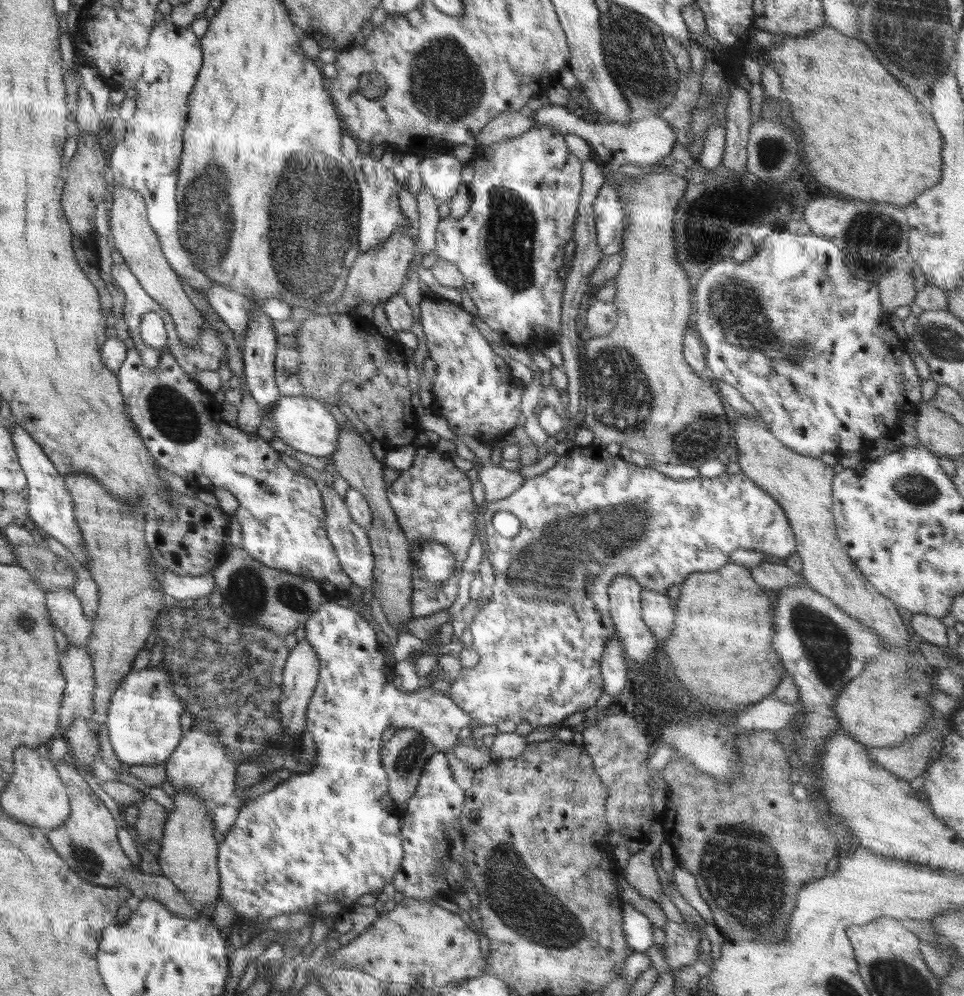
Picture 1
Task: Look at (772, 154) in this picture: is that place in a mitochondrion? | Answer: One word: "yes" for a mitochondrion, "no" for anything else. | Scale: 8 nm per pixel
yes

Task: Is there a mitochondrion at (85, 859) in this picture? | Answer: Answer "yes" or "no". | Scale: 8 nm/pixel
yes

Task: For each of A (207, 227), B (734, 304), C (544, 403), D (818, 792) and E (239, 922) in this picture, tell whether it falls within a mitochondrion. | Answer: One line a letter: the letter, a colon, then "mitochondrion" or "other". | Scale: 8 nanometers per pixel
A: mitochondrion
B: mitochondrion
C: other
D: other
E: other

